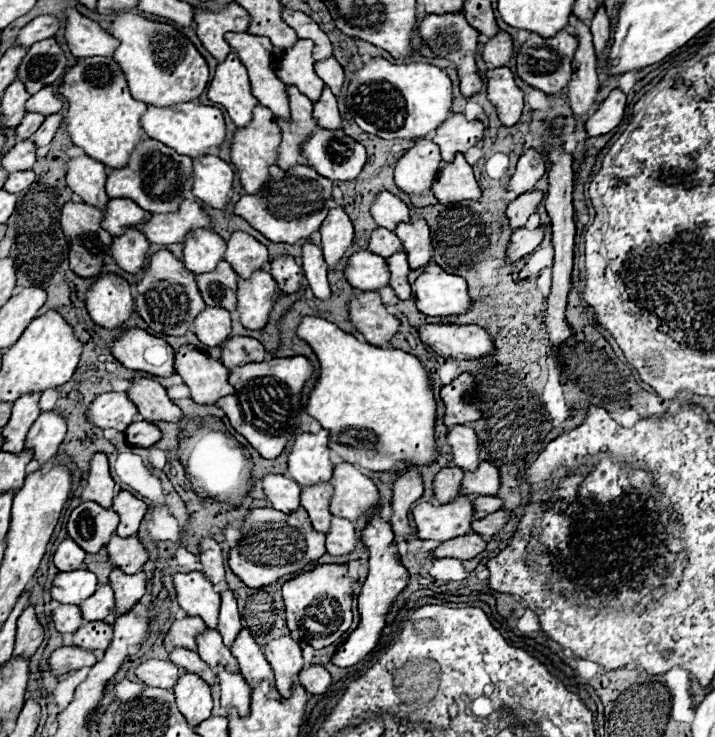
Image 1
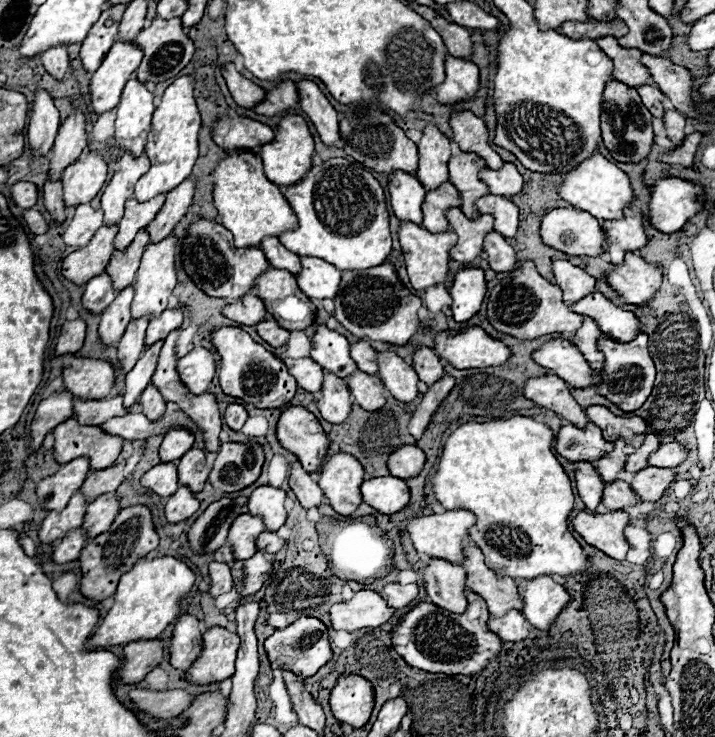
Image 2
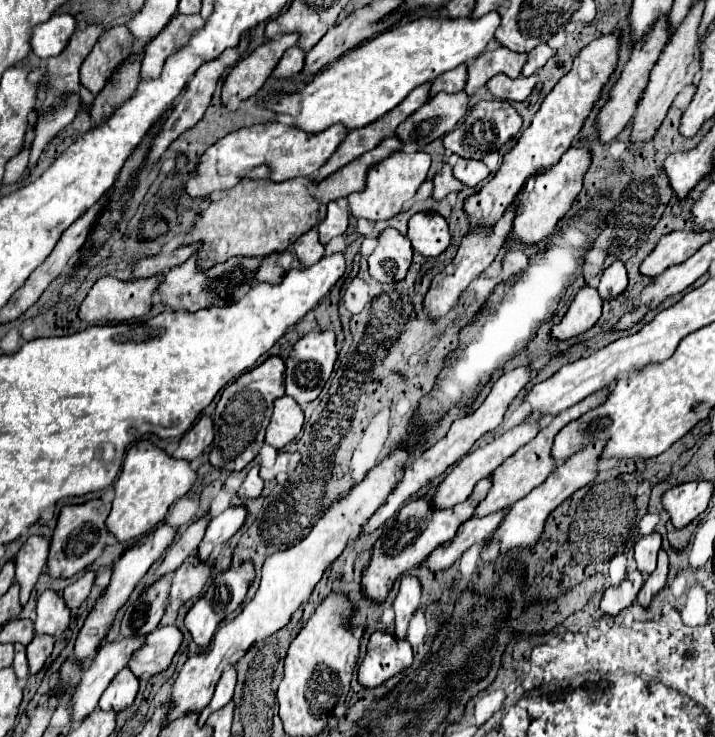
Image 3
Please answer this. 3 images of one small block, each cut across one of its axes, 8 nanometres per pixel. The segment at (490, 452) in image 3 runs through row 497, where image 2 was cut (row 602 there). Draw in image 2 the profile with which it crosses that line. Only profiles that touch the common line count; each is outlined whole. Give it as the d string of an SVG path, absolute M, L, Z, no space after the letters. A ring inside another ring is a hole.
M436 560L426 566L424 570L426 594L428 600L444 610L454 614L462 614L468 608L466 600L466 572L458 564L448 564L446 560Z

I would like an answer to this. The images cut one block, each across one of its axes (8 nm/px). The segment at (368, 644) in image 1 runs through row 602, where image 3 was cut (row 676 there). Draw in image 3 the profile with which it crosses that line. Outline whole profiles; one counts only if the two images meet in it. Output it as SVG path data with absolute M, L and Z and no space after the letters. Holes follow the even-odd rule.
M378 630L370 636L366 658L358 668L358 682L366 688L376 688L394 674L412 664L412 646L400 640L394 632Z

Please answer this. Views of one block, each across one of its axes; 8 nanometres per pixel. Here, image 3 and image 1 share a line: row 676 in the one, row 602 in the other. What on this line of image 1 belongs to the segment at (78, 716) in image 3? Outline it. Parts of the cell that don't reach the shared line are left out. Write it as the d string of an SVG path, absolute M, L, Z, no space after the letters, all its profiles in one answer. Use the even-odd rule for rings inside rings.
M108 584L100 586L88 600L84 600L84 604L80 604L80 610L82 610L82 618L86 622L104 620L114 610L112 588Z

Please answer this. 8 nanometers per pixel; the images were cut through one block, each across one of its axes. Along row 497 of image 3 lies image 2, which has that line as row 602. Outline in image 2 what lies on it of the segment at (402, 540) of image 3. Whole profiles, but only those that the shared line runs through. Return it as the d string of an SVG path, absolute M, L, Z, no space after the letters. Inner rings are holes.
M476 592L468 594L468 610L464 614L452 614L436 604L422 602L402 616L392 630L394 650L412 666L432 674L480 674L502 652L502 640L488 628L486 602Z

